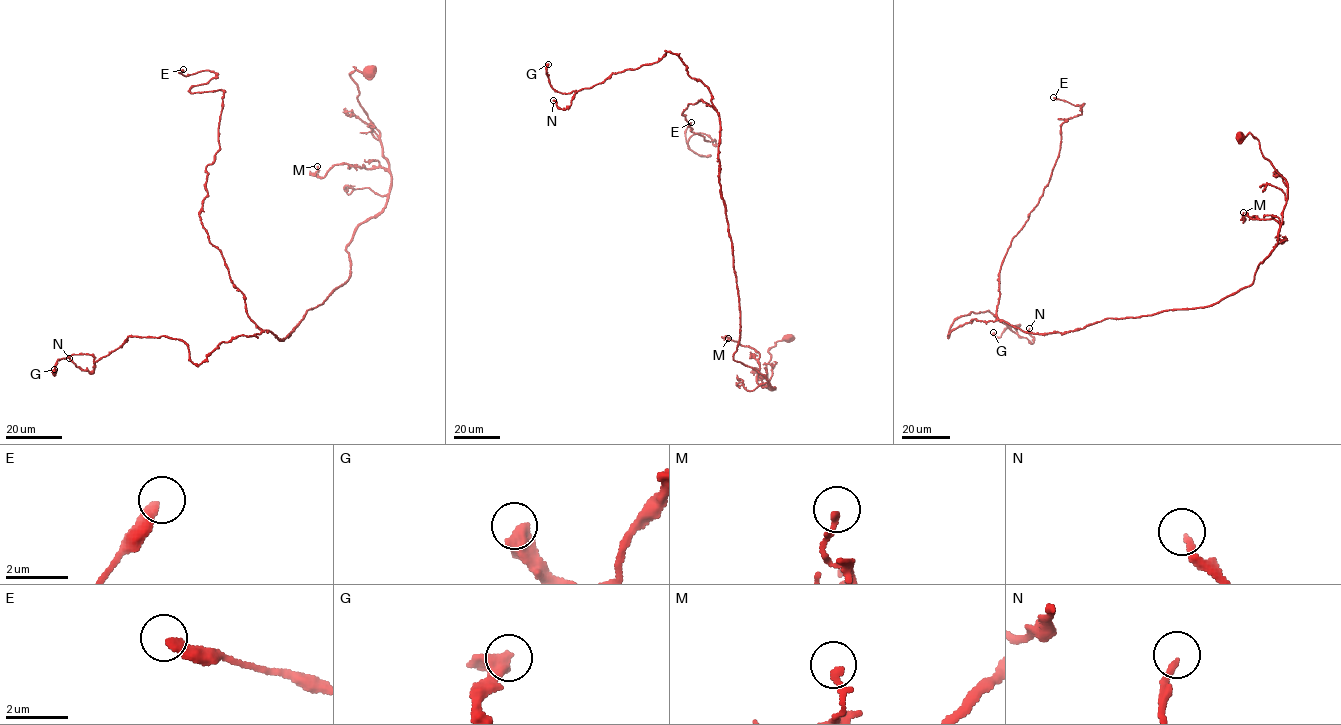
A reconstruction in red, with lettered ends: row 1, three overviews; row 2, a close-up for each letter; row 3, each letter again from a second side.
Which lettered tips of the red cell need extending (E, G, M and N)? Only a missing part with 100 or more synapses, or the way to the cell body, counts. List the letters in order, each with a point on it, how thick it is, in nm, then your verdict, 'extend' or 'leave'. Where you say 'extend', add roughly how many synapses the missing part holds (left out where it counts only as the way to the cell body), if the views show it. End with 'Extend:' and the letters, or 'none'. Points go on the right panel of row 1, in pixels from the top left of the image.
E: place (1053, 97); calibre 360 nm; leave
G: place (993, 332); calibre 380 nm; leave
M: place (1243, 212); calibre 170 nm; leave
N: place (1029, 328); calibre 190 nm; leave
Extend: none

